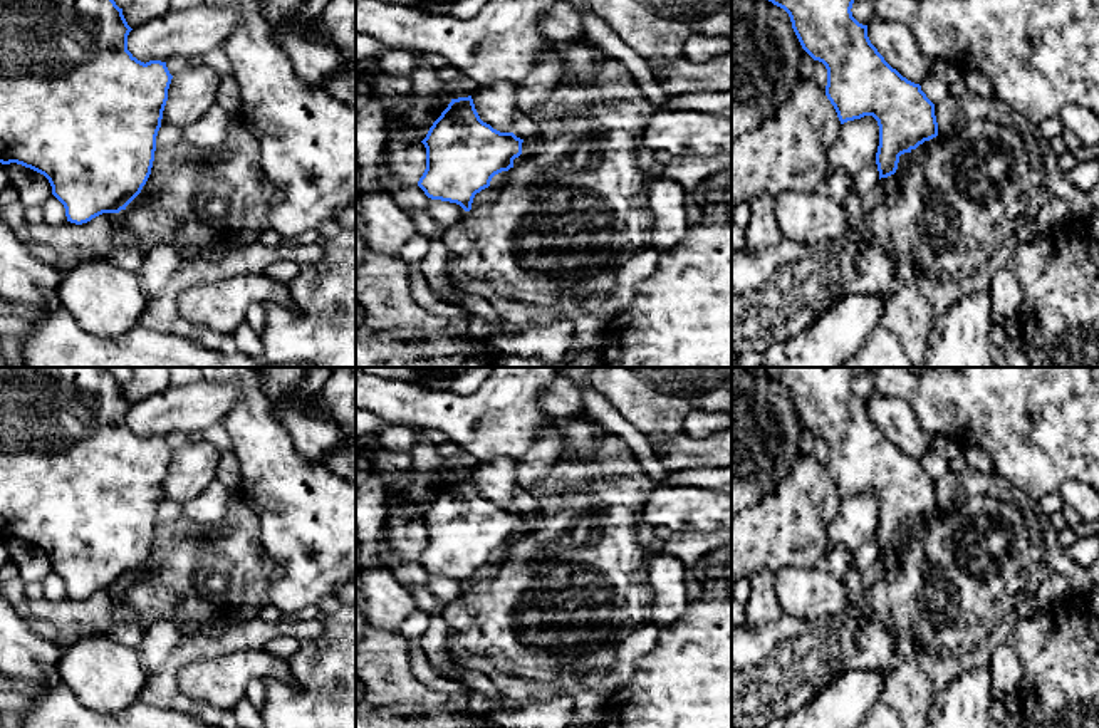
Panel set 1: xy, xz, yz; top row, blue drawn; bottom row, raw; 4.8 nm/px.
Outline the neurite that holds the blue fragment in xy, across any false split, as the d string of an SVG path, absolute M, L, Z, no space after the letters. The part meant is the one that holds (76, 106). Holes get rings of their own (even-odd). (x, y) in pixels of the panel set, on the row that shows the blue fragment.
M0 0L0 163L17 163L44 174L52 195L64 205L67 221L82 225L102 213L119 213L146 185L156 151L156 136L173 75L166 62L141 62L128 50L128 25L114 0Z

